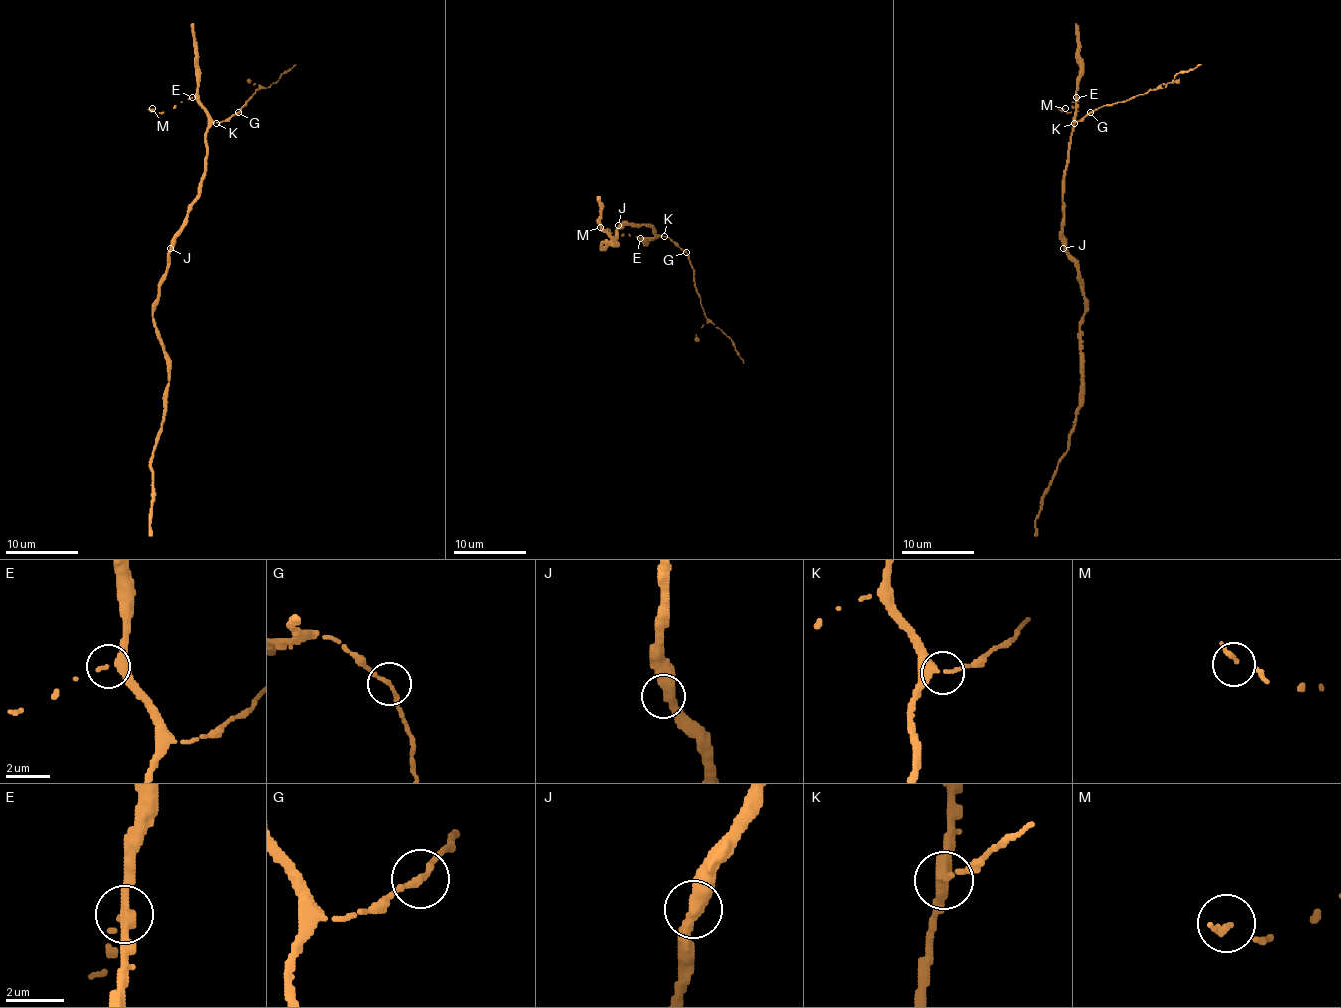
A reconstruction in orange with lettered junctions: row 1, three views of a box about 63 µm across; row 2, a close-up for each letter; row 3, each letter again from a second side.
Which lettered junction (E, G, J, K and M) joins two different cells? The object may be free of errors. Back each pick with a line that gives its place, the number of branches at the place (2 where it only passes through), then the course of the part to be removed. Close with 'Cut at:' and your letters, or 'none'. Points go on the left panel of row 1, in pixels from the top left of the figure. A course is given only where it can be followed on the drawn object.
Cut at: none

